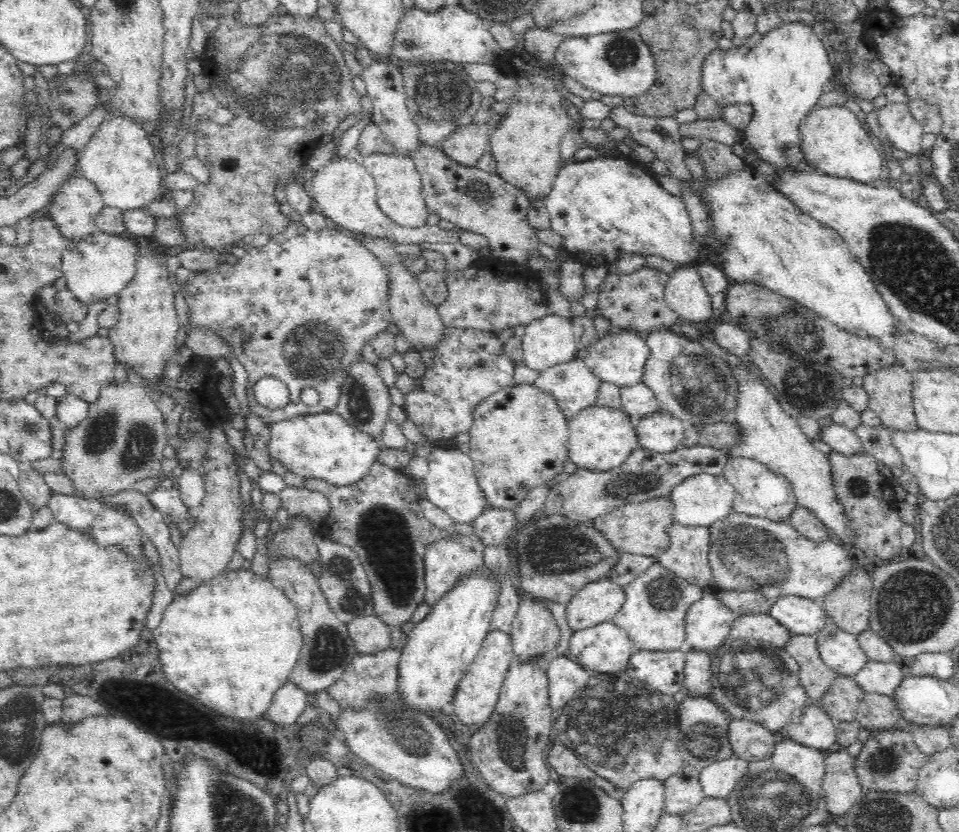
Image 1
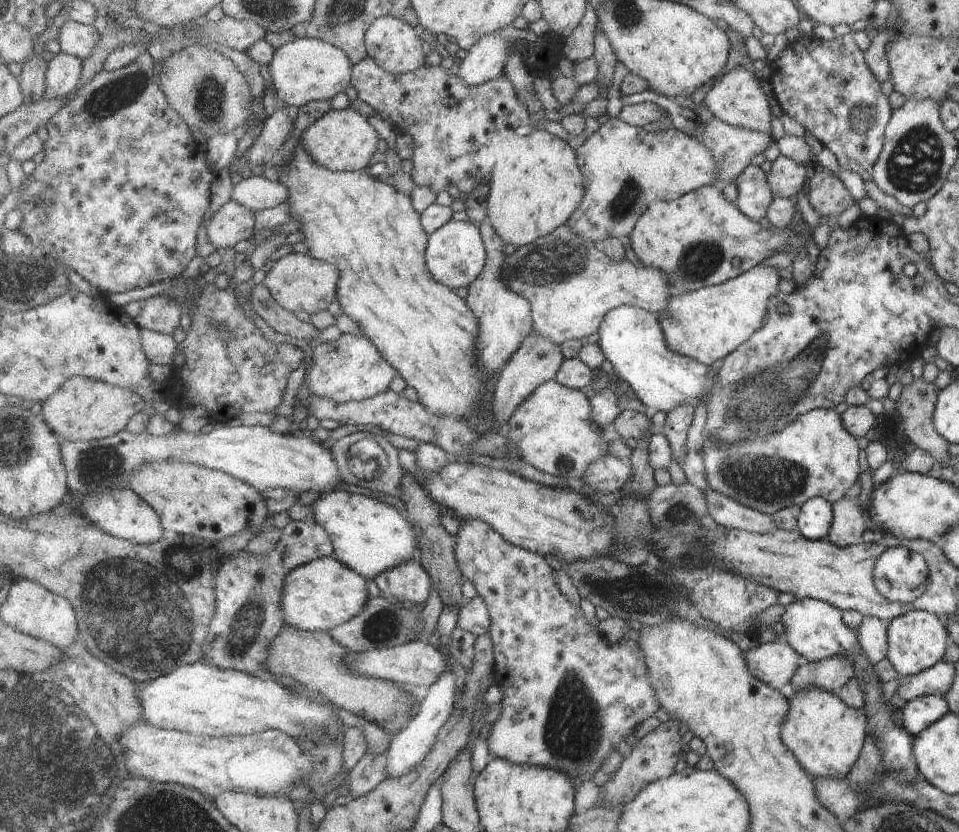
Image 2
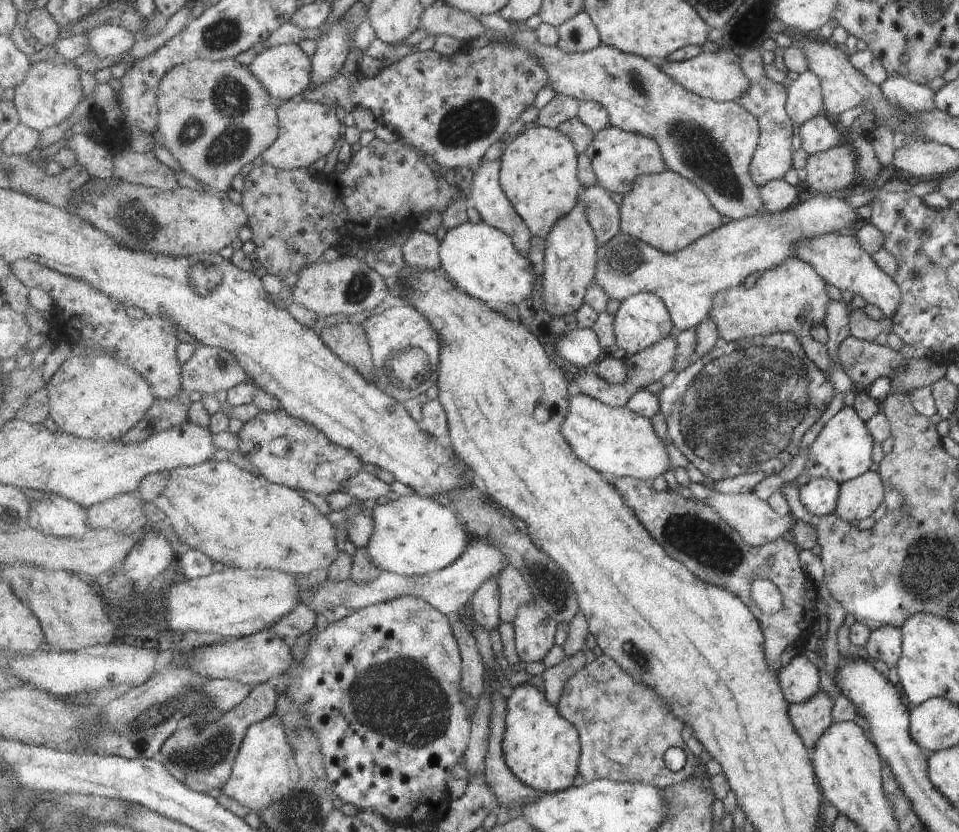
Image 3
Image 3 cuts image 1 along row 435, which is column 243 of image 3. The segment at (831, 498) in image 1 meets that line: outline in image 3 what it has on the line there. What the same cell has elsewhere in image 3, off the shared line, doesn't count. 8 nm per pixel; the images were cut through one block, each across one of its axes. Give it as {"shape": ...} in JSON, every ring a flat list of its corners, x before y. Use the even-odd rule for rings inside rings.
{"shape":[[274,716,250,727,236,760,232,778,226,782,223,790,224,794,259,815,272,803,281,801,290,790,296,790,302,777,301,766,294,747,290,744,286,726,280,717]]}

